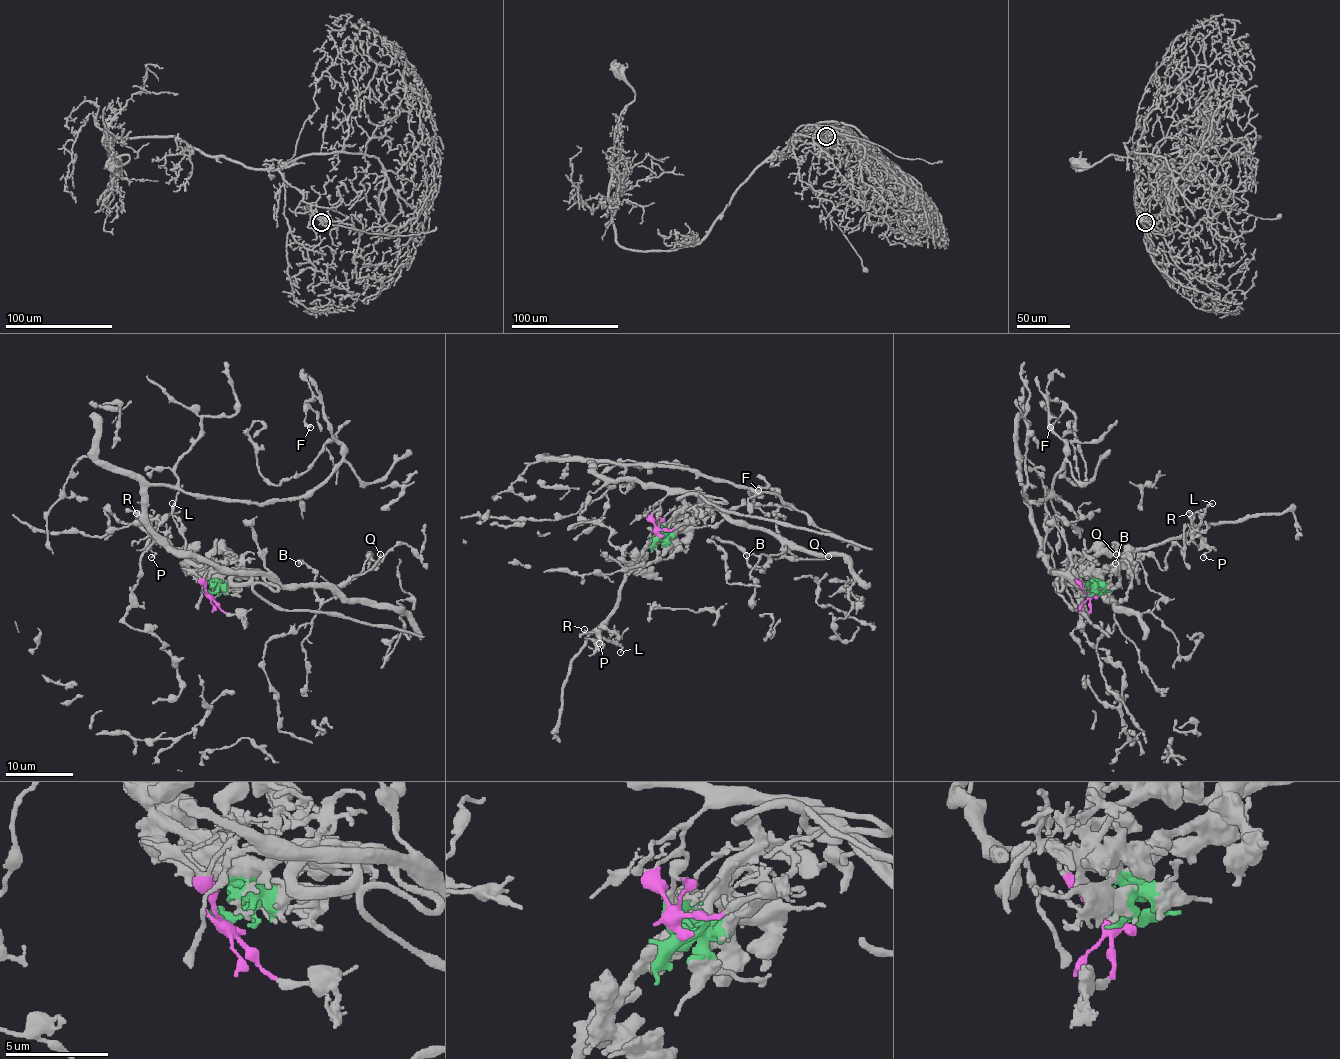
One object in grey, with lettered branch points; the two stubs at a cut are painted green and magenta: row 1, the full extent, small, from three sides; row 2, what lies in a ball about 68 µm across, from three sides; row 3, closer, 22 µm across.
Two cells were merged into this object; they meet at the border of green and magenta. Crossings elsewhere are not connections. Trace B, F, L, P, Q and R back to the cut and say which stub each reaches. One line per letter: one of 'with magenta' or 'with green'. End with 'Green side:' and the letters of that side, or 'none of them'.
B: with magenta
F: with magenta
L: with green
P: with green
Q: with magenta
R: with green
Green side: L, P, R

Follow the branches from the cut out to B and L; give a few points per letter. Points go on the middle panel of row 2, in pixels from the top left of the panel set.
B: (656, 531), (659, 503), (703, 492), (782, 545), (762, 572), (747, 555)
L: (656, 531), (664, 536), (642, 551), (599, 634), (616, 640), (621, 652)

